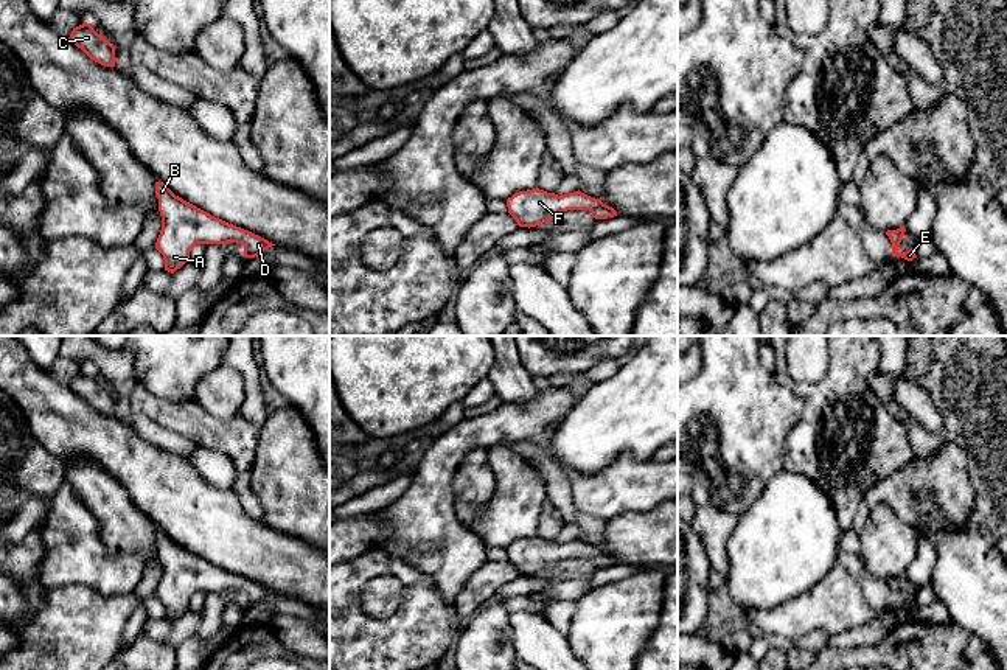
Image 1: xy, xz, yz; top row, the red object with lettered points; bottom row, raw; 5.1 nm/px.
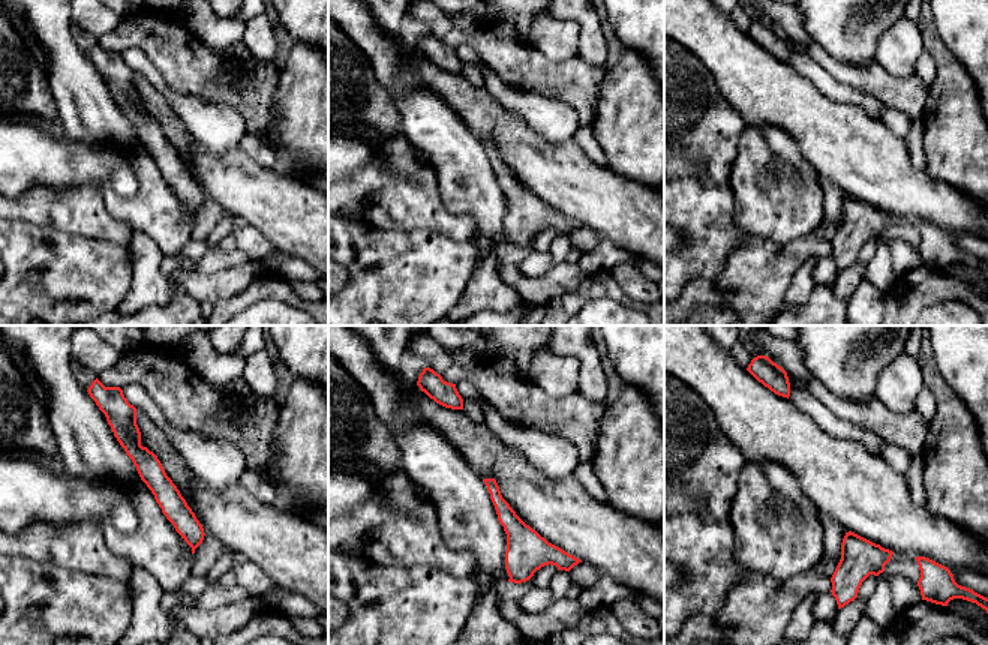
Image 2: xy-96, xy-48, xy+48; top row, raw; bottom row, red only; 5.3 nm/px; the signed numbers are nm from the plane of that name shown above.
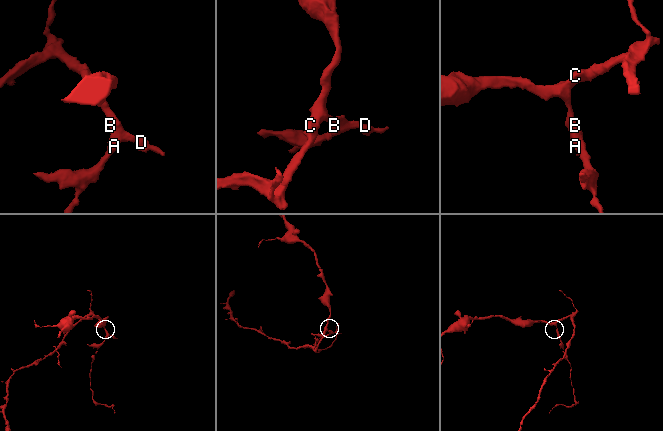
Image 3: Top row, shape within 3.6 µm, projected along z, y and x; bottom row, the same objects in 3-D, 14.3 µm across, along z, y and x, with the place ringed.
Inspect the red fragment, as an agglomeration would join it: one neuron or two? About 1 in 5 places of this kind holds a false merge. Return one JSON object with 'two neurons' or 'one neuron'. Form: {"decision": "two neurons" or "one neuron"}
{"decision": "one neuron"}

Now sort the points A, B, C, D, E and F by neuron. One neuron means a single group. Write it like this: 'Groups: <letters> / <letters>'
Groups: A B C D E F

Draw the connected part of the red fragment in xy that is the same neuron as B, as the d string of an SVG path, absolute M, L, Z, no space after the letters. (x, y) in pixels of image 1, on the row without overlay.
M155 530L155 544L162 564L155 597L163 603L165 619L171 622L190 608L190 600L196 592L242 592L246 606L255 606L275 594L183 549L163 530Z

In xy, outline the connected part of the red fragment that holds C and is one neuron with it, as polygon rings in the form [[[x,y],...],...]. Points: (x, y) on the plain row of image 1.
[[[85,370],[73,376],[68,387],[95,410],[104,415],[115,415],[117,406],[113,392],[107,390],[104,384],[98,382],[92,372]]]

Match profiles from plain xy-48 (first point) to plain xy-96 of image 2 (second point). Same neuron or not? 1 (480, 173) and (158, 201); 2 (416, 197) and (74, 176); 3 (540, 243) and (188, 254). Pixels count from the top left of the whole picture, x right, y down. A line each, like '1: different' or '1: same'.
1: same
2: different
3: different

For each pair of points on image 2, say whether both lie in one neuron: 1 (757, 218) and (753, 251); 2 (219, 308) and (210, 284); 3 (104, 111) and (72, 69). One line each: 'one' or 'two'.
1: two
2: two
3: one

